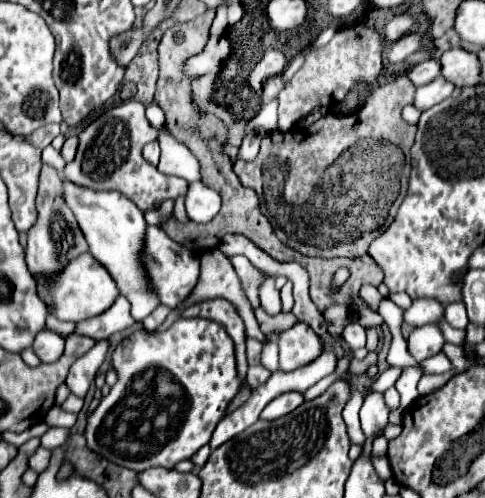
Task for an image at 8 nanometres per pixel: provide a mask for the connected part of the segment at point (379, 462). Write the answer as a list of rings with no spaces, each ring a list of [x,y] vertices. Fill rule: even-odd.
[[[372,458],[372,462],[374,462],[374,468],[376,468],[378,476],[382,476],[384,480],[392,478],[392,470],[390,470],[390,462],[388,462],[386,458]]]

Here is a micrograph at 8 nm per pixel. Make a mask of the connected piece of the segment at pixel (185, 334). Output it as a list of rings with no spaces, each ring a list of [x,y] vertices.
[[[178,318],[160,334],[146,330],[134,332],[114,350],[112,360],[120,378],[110,394],[102,398],[98,408],[88,414],[84,436],[92,452],[136,472],[152,466],[174,468],[176,462],[196,454],[208,444],[216,424],[224,418],[232,396],[236,396],[240,388],[232,338],[220,324],[204,318]]]

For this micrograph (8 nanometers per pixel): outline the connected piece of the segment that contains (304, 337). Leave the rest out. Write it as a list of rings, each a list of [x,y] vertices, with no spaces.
[[[298,322],[290,330],[282,332],[278,338],[278,348],[280,348],[280,370],[284,372],[302,368],[304,364],[310,364],[322,354],[320,338],[304,322]]]

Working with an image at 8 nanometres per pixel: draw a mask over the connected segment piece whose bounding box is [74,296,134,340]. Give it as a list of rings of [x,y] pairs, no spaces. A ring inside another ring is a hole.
[[[118,296],[106,314],[100,314],[92,320],[78,322],[74,328],[74,334],[90,336],[94,340],[104,340],[104,338],[112,336],[114,332],[122,332],[122,330],[130,328],[132,324],[134,322],[130,316],[130,302],[124,296]]]

